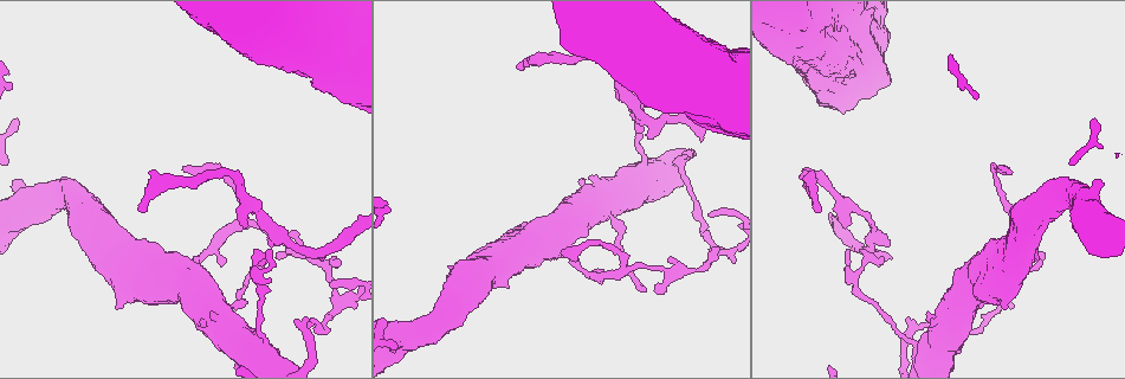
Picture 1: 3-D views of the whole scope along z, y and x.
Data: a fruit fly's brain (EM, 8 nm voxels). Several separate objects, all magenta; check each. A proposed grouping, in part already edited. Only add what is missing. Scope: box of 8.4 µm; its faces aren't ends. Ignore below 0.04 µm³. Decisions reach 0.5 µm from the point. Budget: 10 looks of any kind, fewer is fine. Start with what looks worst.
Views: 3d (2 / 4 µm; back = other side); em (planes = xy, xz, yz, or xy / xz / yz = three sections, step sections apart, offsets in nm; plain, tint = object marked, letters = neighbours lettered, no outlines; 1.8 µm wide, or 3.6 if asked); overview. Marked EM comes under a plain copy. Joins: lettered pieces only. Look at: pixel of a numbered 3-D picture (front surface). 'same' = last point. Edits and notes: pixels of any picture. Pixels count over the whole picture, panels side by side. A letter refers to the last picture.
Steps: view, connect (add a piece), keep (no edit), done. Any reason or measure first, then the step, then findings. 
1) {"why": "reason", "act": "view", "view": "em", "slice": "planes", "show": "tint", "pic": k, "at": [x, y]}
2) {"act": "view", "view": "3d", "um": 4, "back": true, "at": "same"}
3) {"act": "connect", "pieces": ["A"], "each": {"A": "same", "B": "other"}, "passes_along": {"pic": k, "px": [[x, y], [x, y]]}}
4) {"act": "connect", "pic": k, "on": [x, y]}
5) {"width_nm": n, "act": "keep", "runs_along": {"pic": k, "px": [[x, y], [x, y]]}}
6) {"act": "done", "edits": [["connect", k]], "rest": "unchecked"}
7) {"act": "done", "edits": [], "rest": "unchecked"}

{"why": "free end", "act": "view", "view": "em", "slice": "planes", "show": "letters", "pic": 1, "at": [701, 141]}

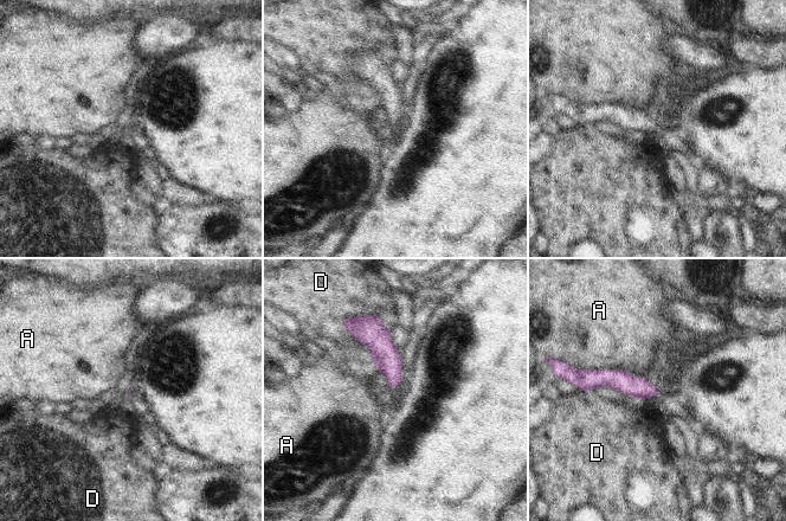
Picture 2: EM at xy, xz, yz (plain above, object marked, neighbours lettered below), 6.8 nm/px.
{"act": "keep", "each": {"A": "other", "D": "other"}, "found": "none of them fits"}

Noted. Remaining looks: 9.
{"why": "free end", "act": "view", "view": "em", "um": 3.6, "slice": "planes", "show": "letters", "pic": 1, "at": [519, 62]}

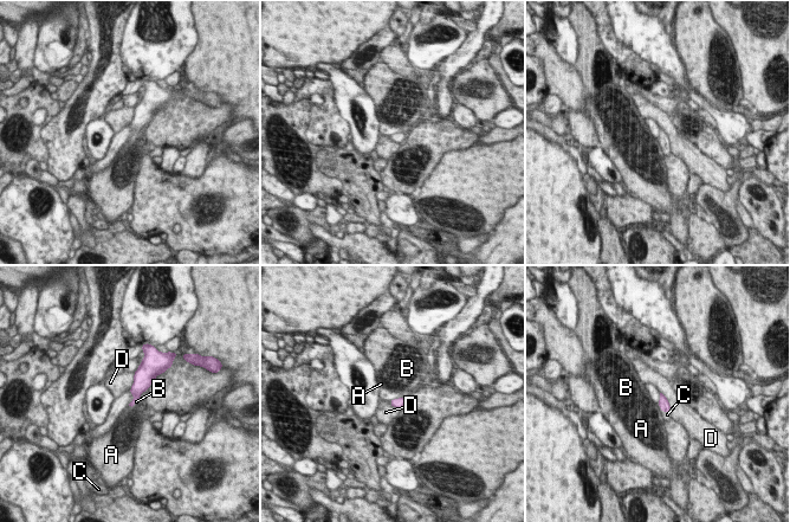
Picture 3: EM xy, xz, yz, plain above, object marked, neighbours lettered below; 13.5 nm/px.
{"act": "connect", "pieces": ["C"], "each": {"A": "other", "B": "other", "C": "same", "D": "other"}, "passes_along": {"pic": 3, "px": [[664, 404], [665, 411], [666, 416]]}, "found": "the cell continues"}

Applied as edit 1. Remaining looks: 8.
{"act": "view", "view": "overview"}

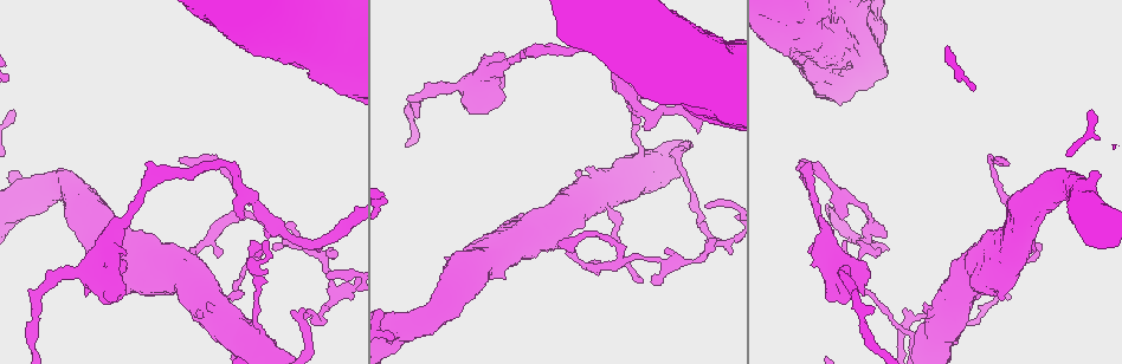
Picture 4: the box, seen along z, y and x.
{"why": "an open end", "act": "view", "view": "em", "slice": "planes", "show": "letters", "pic": 4, "at": [710, 238]}

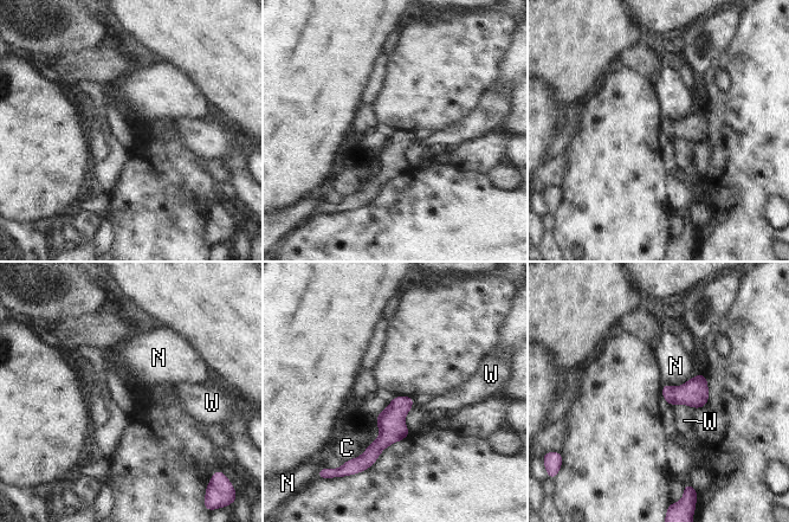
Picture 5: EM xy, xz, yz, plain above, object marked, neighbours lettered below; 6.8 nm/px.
{"act": "keep", "each": {"C": "other", "N": "other", "W": "other"}, "found": "none of them fits"}

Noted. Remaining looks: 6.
{"why": "free end", "act": "view", "view": "em", "slice": "planes", "show": "letters", "pic": 4, "at": [217, 256]}

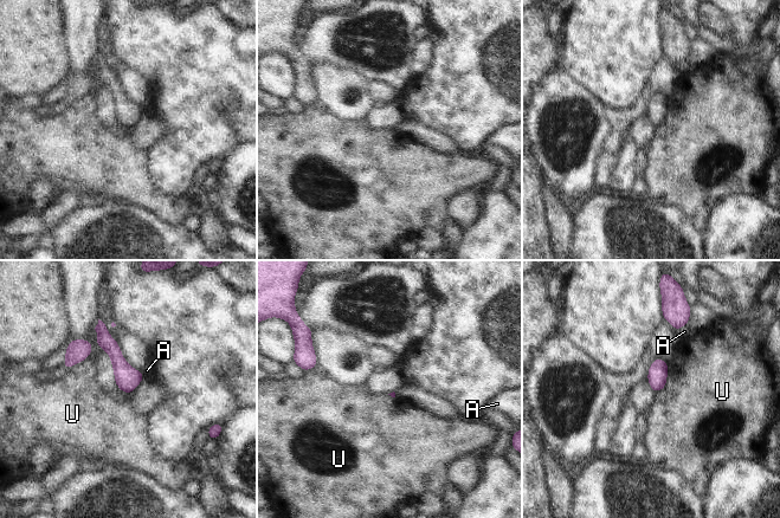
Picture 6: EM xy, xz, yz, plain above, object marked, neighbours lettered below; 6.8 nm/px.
{"act": "keep", "each": {"A": "other", "U": "other"}, "found": "no lettered piece goes on from it"}

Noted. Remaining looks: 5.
{"act": "done", "edits": [["connect", 3]], "rest": "unchecked"}

